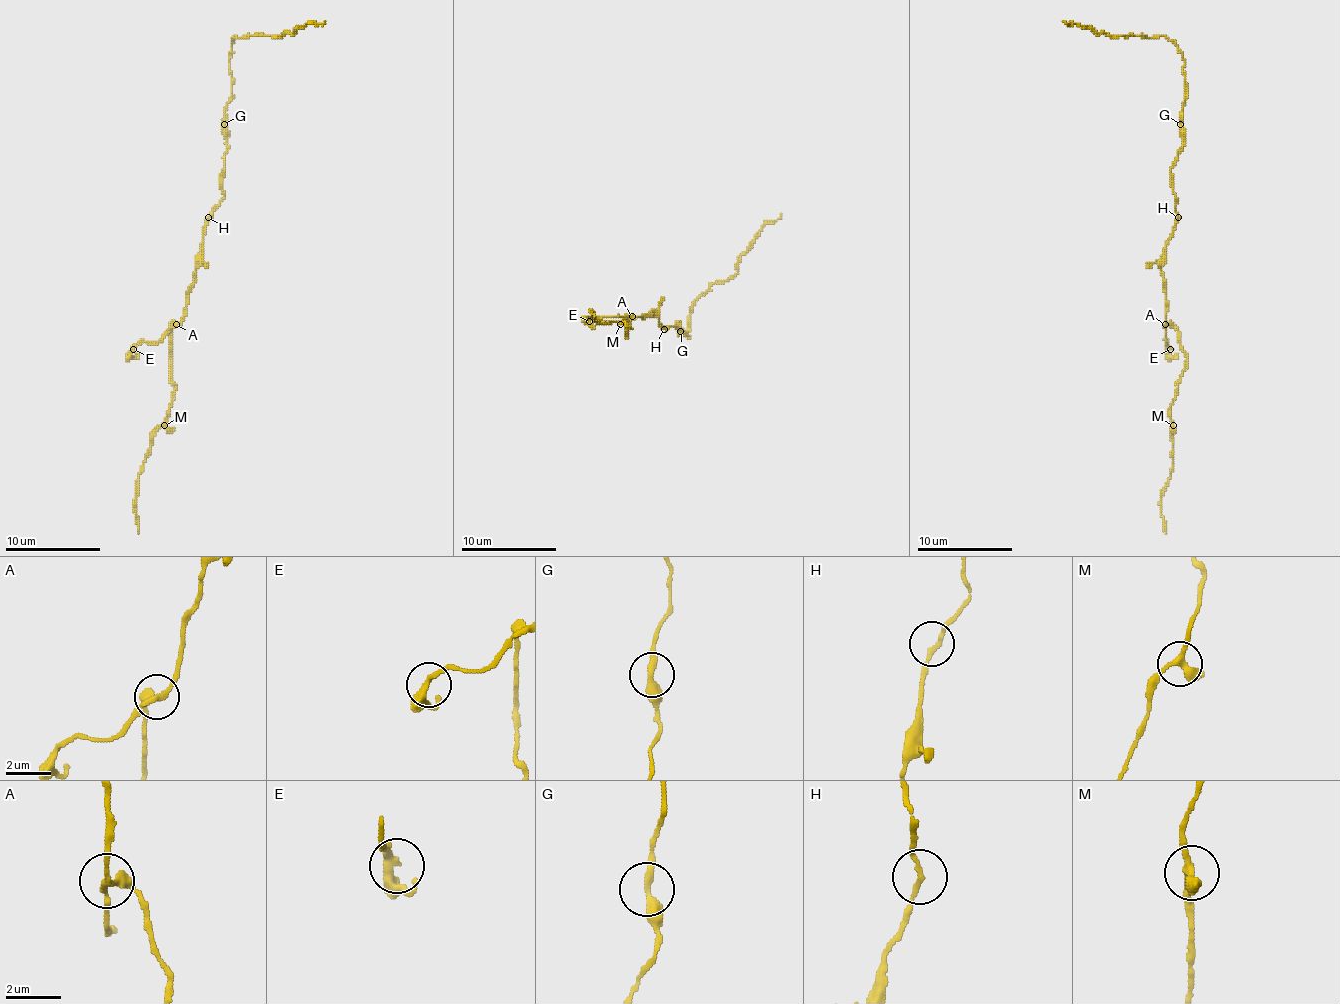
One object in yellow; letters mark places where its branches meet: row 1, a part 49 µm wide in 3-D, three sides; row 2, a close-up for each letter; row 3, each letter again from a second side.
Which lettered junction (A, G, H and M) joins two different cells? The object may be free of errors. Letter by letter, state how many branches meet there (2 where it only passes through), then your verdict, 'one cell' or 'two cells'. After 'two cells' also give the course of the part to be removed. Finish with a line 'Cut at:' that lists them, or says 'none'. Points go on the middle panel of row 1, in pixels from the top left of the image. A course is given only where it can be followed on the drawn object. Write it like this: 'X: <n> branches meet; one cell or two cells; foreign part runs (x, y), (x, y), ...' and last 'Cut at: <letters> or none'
A: 3 branches meet; two cells; foreign part runs (632, 317), (589, 317), (587, 319), (594, 329)
G: 2 branches meet; one cell
H: 2 branches meet; one cell
M: 3 branches meet; one cell
Cut at: A

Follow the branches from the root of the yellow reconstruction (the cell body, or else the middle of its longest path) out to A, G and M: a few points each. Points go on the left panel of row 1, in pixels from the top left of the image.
A: (210, 220), (205, 227), (200, 263), (196, 268), (186, 315), (176, 325)
G: (210, 220), (210, 213), (224, 196), (224, 124)
M: (210, 220), (205, 227), (200, 263), (196, 268), (186, 315), (172, 327), (174, 399), (164, 425)

